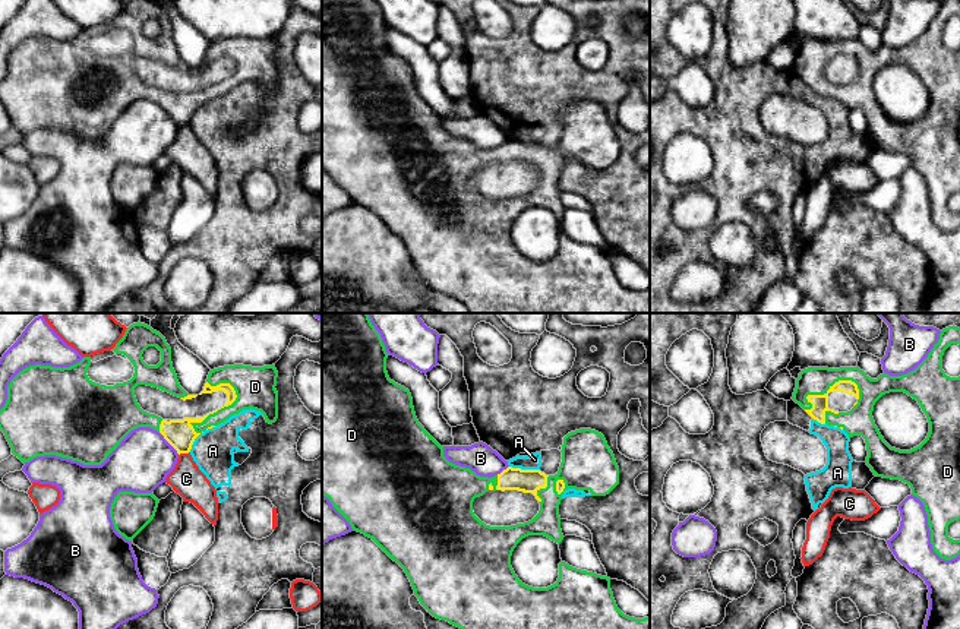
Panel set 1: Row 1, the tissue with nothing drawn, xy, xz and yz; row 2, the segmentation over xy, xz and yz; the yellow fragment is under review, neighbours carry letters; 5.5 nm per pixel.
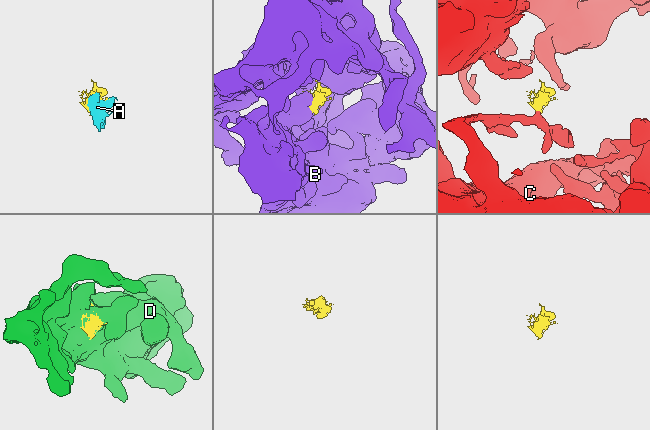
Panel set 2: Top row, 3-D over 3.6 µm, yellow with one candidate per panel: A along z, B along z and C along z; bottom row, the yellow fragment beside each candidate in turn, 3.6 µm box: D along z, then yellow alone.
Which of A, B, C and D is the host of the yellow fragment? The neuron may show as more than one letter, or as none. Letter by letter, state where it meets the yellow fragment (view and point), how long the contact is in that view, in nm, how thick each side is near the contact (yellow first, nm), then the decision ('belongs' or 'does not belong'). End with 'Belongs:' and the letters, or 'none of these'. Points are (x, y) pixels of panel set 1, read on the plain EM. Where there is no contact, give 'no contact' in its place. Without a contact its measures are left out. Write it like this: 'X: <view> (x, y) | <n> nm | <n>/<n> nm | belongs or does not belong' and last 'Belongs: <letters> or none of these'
A: xz (524, 142) | 170 nm | 130/80 nm | does not belong
B: xy (169, 114) | 170 nm | 160/320 nm | does not belong
C: xy (183, 125) | 70 nm | 160/180 nm | does not belong
D: xy (217, 82) | 340 nm | 160/220 nm | belongs
Belongs: D

